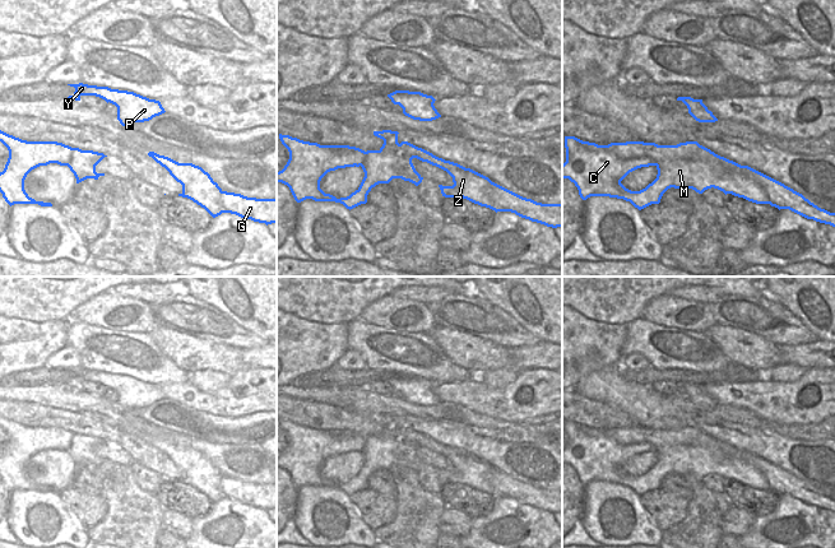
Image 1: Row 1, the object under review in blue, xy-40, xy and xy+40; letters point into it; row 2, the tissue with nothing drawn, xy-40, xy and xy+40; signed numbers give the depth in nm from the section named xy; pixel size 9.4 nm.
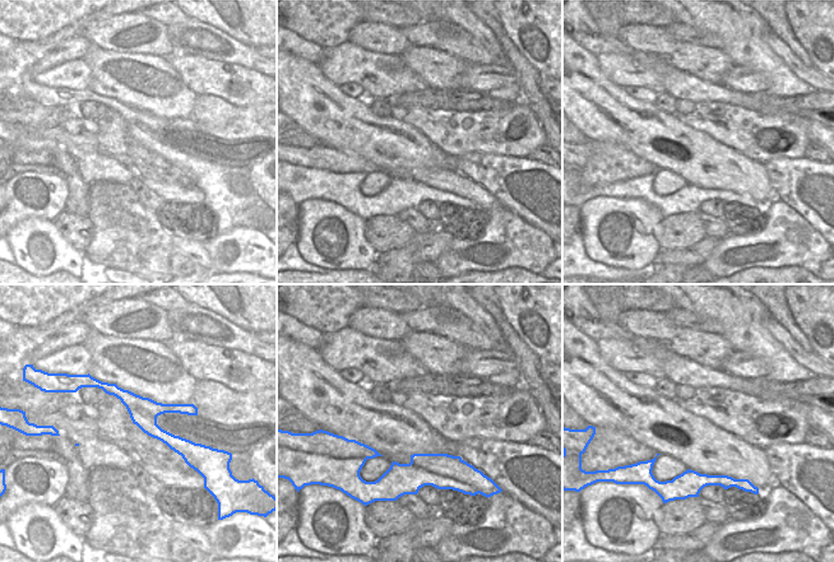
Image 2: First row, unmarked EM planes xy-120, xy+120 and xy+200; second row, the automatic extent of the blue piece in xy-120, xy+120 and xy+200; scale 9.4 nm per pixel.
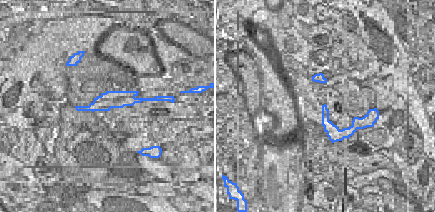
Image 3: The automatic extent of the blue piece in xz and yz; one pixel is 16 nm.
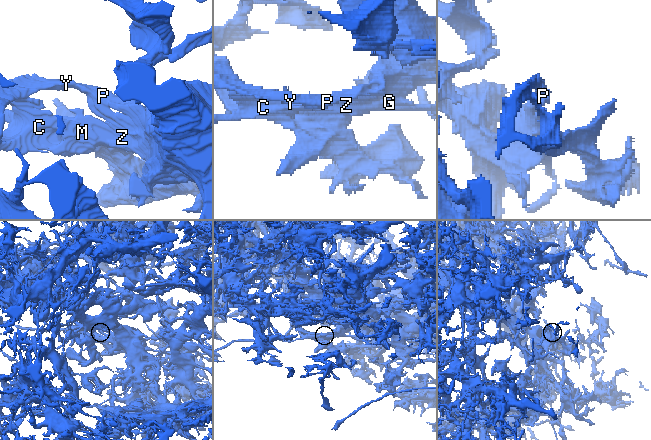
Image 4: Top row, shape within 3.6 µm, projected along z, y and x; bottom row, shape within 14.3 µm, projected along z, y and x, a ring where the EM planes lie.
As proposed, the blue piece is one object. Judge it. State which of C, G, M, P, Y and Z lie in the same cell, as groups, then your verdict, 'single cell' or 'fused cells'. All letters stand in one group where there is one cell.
groups C M P Y Z / G; fused cells

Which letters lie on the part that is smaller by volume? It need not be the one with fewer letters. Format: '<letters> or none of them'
G

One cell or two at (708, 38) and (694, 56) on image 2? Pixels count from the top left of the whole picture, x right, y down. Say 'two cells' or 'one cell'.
two cells

